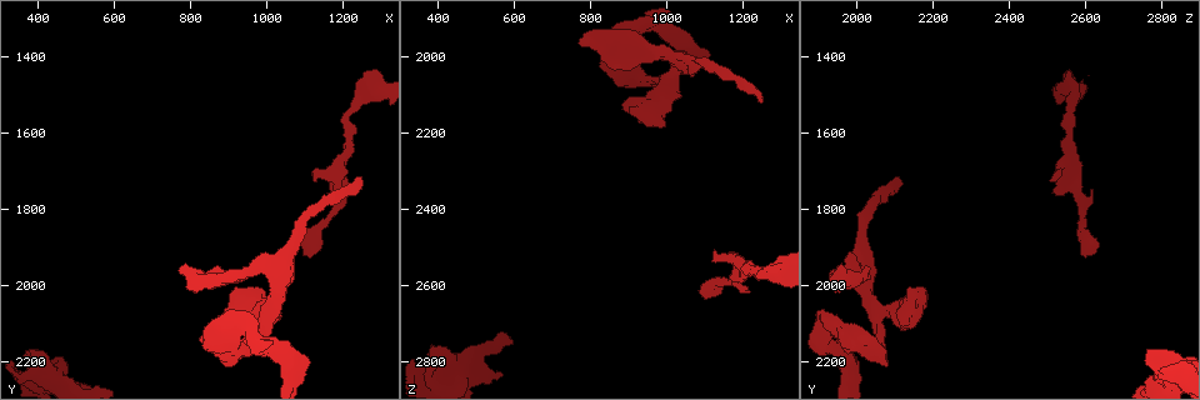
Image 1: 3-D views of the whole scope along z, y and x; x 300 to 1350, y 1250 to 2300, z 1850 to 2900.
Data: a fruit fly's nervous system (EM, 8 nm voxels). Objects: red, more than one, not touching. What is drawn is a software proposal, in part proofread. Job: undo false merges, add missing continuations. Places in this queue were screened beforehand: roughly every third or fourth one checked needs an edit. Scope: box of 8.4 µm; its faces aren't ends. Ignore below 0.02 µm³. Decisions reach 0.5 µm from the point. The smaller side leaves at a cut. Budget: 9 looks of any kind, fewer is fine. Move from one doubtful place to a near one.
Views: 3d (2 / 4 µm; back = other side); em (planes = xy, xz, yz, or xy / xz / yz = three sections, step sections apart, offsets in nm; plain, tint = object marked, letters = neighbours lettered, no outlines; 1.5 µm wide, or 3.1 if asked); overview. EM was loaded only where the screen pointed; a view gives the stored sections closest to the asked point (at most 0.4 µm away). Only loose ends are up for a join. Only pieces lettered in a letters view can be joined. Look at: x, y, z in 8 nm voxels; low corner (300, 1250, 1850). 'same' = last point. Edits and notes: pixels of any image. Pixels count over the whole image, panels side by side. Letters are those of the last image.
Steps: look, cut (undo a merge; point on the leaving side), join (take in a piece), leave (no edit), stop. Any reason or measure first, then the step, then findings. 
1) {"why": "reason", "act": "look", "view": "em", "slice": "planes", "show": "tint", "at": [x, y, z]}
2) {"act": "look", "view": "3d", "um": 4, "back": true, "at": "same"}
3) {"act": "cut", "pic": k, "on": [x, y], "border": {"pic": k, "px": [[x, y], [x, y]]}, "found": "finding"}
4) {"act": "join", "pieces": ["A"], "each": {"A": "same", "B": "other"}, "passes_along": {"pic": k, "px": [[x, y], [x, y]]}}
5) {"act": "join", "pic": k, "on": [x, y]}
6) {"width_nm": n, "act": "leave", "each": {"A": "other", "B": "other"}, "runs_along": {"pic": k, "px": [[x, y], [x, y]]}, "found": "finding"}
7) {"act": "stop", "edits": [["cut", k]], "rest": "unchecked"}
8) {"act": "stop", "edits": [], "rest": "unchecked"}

{"why": "free end", "act": "look", "view": "em", "slice": "xz", "step": 8, "show": "tint", "at": [770, 1955, 1960]}

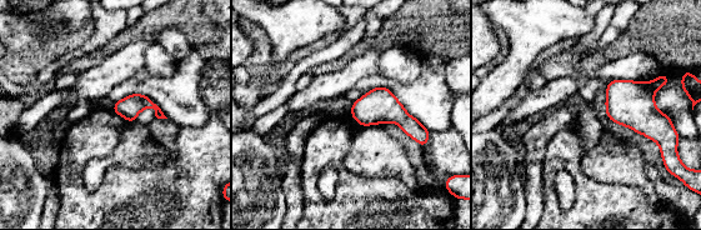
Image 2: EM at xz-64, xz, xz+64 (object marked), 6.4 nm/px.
{"why": "cut it another way", "act": "look", "view": "em", "slice": "planes", "show": "letters", "at": "same"}

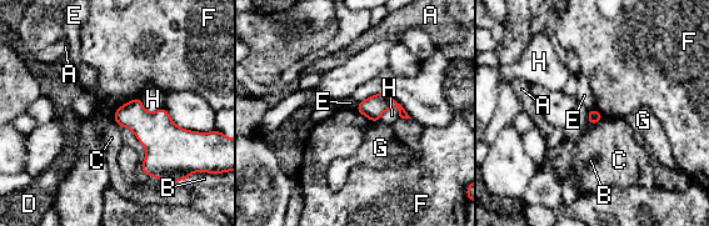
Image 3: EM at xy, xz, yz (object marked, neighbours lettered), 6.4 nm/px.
{"act": "leave", "each": {"A": "other", "B": "other", "C": "other", "D": "other", "E": "other", "F": "other", "G": "other", "H": "other"}, "border": {"pic": 3, "px": [[359, 101], [355, 109]]}, "found": "no lettered piece goes on from it"}

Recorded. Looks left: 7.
{"why": "tapers out", "act": "look", "view": "3d", "um": 2, "at": [1115, 1930, 2595]}

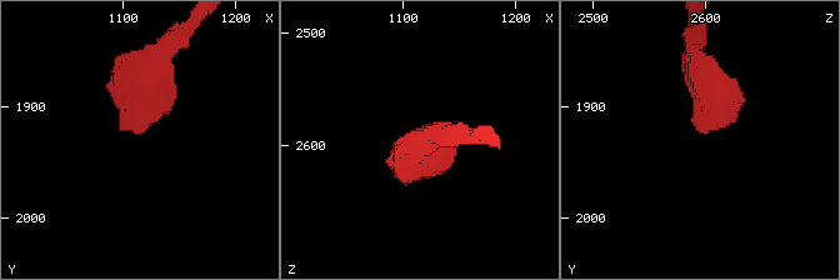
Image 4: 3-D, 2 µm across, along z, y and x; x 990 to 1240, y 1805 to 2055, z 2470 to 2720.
{"act": "look", "view": "em", "slice": "planes", "show": "letters", "at": [1116, 1926, 2596]}

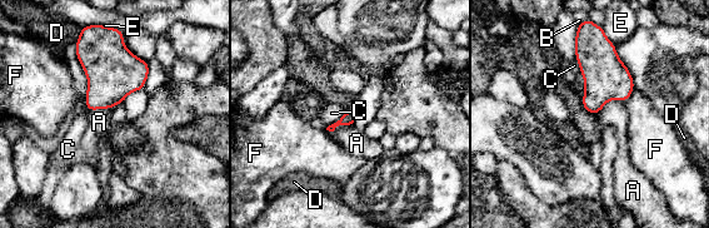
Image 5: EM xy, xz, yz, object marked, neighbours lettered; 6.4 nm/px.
{"act": "leave", "each": {"A": "other", "B": "other", "C": "other", "D": "other", "E": "other", "F": "other"}, "border": {"pic": 5, "px": [[577, 29], [582, 100]]}, "found": "none of them fits"}

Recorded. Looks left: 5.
{"why": "end of a long branch", "act": "look", "view": "3d", "um": 4, "at": [1250, 1725, 2120]}

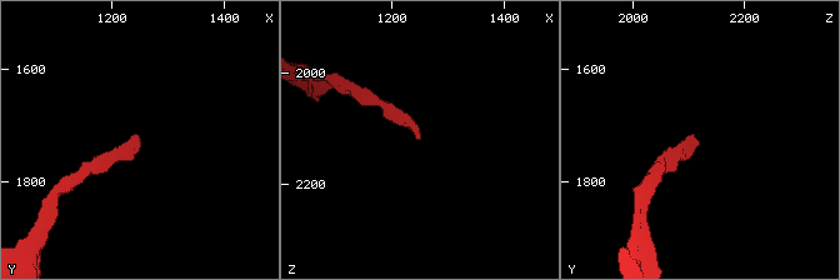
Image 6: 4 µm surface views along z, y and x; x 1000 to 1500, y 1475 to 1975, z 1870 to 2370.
{"why": "now the EM", "act": "look", "view": "em", "slice": "xz", "step": 4, "show": "tint", "at": [1255, 1730, 2115]}

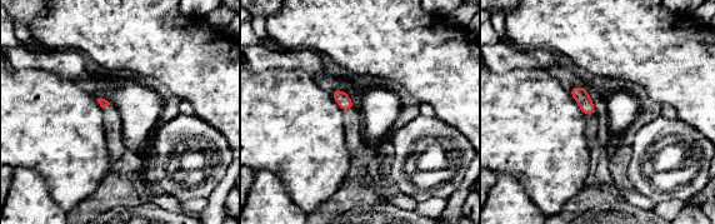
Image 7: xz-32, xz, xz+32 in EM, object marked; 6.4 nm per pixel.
{"why": "what lies round it", "act": "look", "view": "em", "slice": "xz", "step": 4, "show": "letters", "at": "same"}

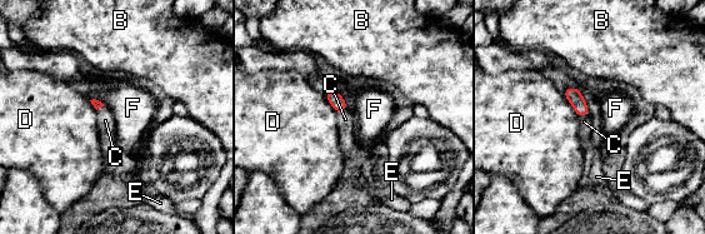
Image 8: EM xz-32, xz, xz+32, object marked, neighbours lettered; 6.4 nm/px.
{"act": "join", "pieces": ["C"], "each": {"B": "other", "C": "same", "D": "other", "E": "other", "F": "other"}, "passes_along": {"pic": 8, "px": [[334, 98], [341, 110], [345, 119]]}, "found": "the neuron continues"}

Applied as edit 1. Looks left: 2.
{"act": "stop", "edits": [["join", 8]], "rest": "unchecked"}

